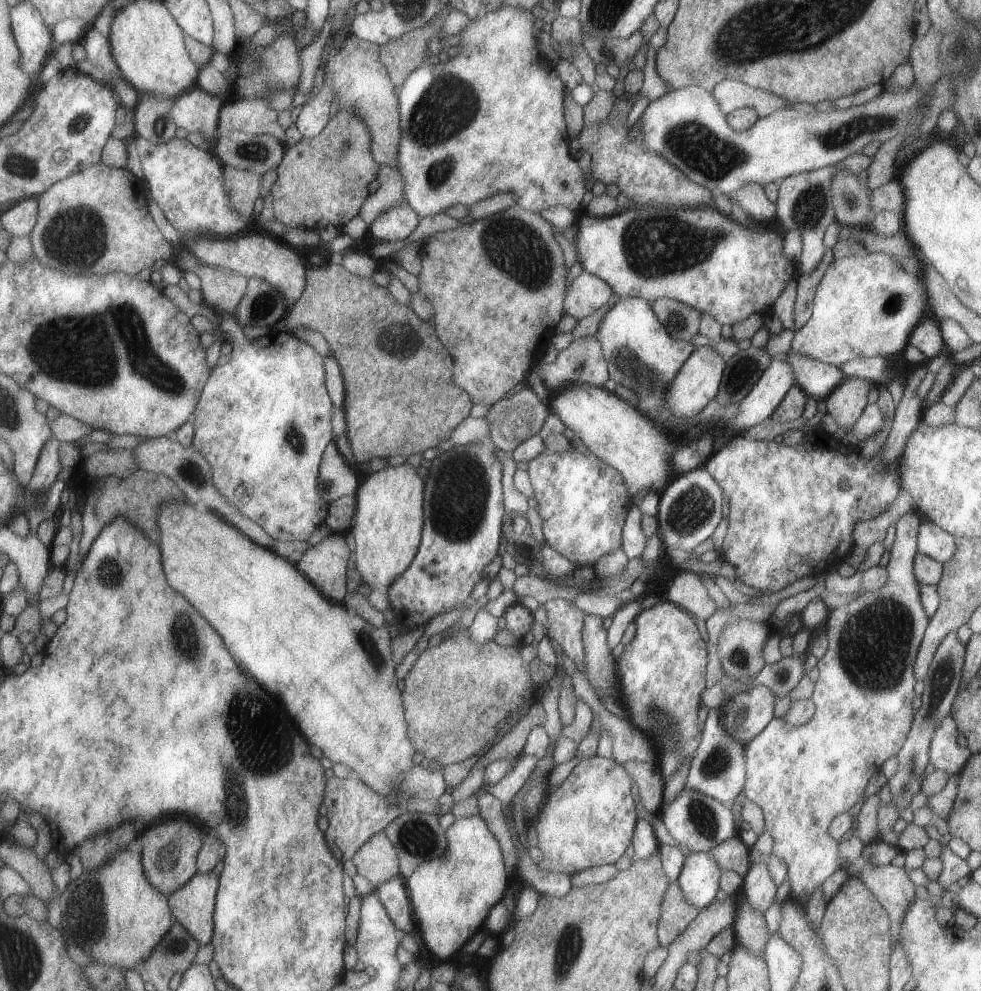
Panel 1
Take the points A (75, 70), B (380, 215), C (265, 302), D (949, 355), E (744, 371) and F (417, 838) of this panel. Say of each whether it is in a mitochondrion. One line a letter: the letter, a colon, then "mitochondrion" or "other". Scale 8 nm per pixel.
A: other
B: other
C: mitochondrion
D: other
E: mitochondrion
F: mitochondrion

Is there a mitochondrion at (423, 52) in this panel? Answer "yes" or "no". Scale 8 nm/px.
no

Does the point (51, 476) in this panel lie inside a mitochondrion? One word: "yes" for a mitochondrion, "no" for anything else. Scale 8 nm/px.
no

